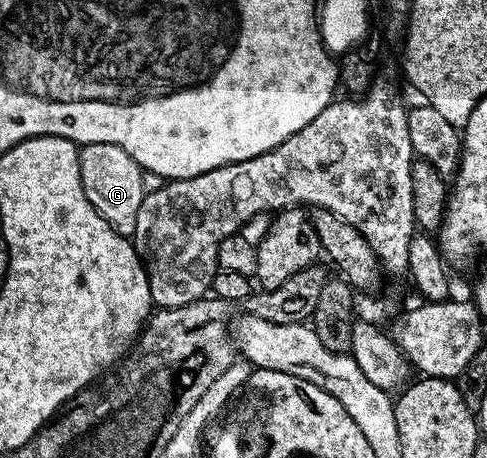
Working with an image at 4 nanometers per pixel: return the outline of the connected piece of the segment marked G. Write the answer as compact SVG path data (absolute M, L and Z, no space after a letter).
M99 142L85 143L79 149L80 184L84 188L84 196L96 208L104 220L120 236L133 239L136 232L136 212L140 212L140 204L146 199L142 181L143 169L116 144L100 144Z

